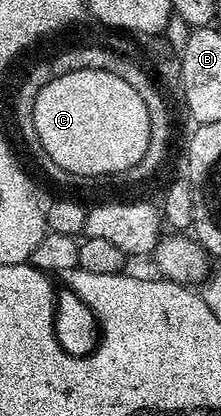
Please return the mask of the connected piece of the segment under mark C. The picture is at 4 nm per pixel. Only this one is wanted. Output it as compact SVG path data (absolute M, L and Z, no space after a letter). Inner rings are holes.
M71 68L67 71L57 72L55 77L38 91L37 97L34 99L33 123L34 129L37 131L37 137L41 141L42 147L45 148L47 155L50 155L59 167L68 172L77 173L82 179L100 177L103 173L127 174L142 159L142 155L146 152L147 140L150 139L150 115L146 111L145 103L142 103L142 95L138 95L138 91L134 91L134 87L130 87L130 83L126 83L126 79L118 79L118 75L114 75L105 69Z

